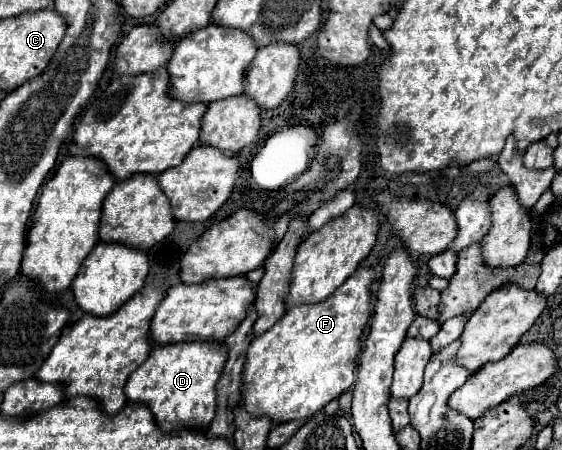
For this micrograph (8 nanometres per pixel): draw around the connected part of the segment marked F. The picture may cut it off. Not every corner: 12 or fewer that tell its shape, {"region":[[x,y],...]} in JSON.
{"region":[[374,270],[252,340],[244,408],[306,420],[356,380]]}

